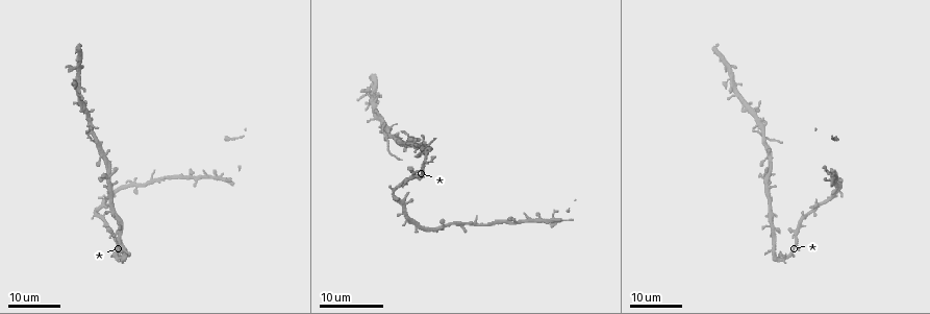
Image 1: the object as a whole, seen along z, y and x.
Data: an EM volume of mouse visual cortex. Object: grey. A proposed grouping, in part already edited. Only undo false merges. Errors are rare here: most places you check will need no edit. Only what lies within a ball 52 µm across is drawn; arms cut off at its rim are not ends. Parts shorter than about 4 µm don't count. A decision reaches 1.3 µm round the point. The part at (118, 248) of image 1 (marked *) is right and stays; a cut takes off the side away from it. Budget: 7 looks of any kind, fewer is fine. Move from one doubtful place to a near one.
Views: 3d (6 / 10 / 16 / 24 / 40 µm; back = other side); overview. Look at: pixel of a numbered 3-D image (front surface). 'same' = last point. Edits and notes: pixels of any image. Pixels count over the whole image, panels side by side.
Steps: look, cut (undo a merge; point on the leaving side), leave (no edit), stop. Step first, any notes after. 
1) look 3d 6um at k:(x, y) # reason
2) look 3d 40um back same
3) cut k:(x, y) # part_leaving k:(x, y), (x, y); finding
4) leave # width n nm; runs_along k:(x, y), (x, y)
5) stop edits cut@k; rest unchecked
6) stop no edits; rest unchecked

look 3d 16um at 1:(108, 176) # looks like a crossing

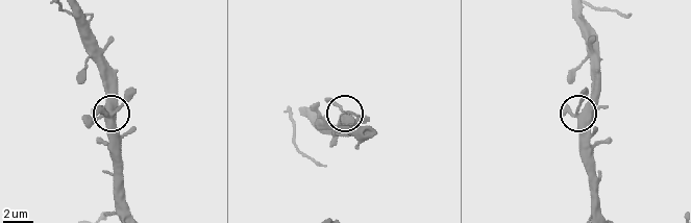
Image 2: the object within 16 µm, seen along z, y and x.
look 3d 10um at 2:(580, 113) # closer look

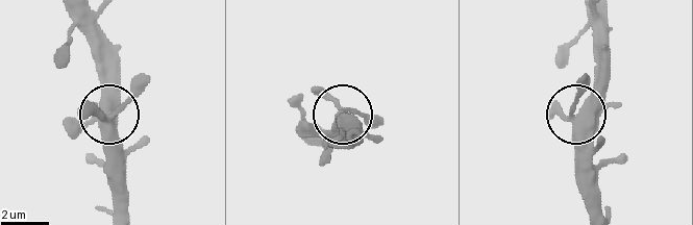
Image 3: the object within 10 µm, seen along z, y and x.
leave # runs_along 3:(126, 208), (124, 155), (109, 115), (146, 79); all the same neuron

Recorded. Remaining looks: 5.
look 3d 16um at 1:(734, 71) # thin neck

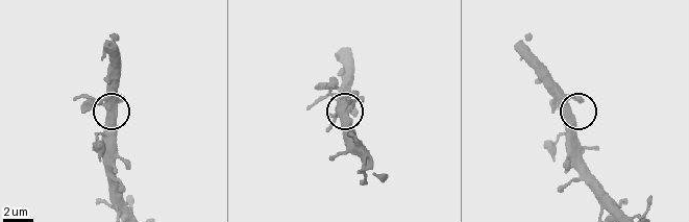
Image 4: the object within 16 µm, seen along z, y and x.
look 3d 6um at 4:(574, 114)

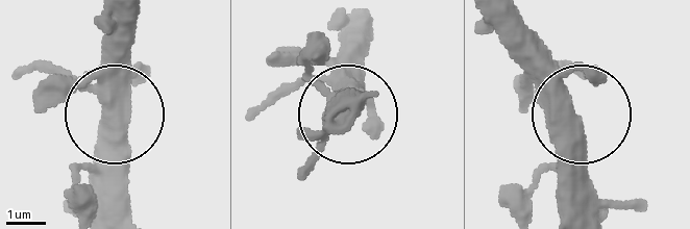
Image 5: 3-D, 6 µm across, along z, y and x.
leave # width 500 nm; runs_along 5:(350, 123), (350, 20); all the same neuron

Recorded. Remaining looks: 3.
look 3d 24um at 1:(390, 134) # thin arm on a thick one

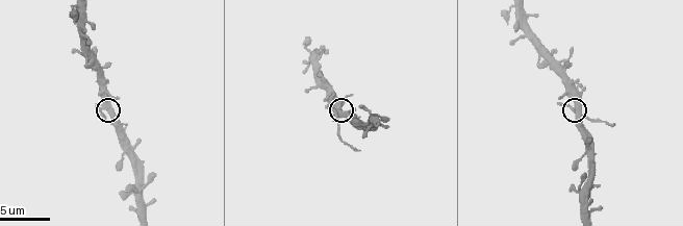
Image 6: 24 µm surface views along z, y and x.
look 3d 6um at 6:(341, 112)

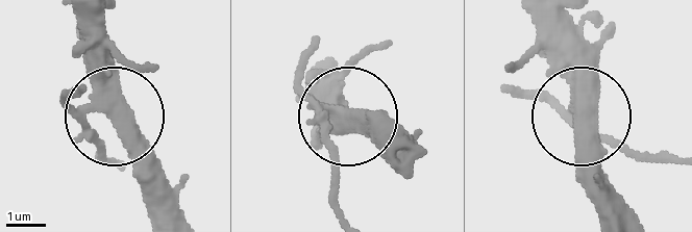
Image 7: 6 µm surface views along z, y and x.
cut 7:(103, 140) # part_leaving 7:(572, 117), (629, 147), (678, 157); two neurons meet here

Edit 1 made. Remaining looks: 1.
stop edits cut@7; rest unchecked

